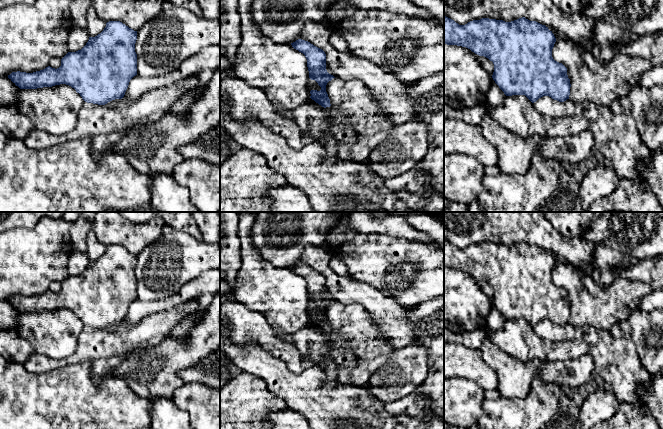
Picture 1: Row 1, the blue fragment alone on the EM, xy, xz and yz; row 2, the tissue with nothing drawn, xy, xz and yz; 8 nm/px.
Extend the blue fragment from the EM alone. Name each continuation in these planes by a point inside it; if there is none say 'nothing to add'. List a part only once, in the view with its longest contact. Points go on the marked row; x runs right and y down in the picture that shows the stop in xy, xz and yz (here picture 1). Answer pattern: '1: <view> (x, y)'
nothing to add

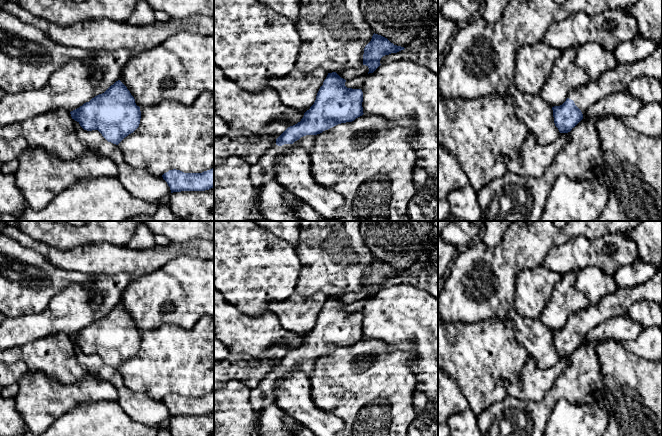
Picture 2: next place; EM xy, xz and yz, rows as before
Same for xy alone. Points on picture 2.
nothing to add

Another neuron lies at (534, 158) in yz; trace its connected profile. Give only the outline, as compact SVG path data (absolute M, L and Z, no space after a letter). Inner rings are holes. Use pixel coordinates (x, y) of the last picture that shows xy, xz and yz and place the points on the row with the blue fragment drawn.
M529 132L522 144L520 155L504 158L503 162L508 172L520 176L540 177L568 141L567 133L560 133L555 142L540 145L535 135Z

